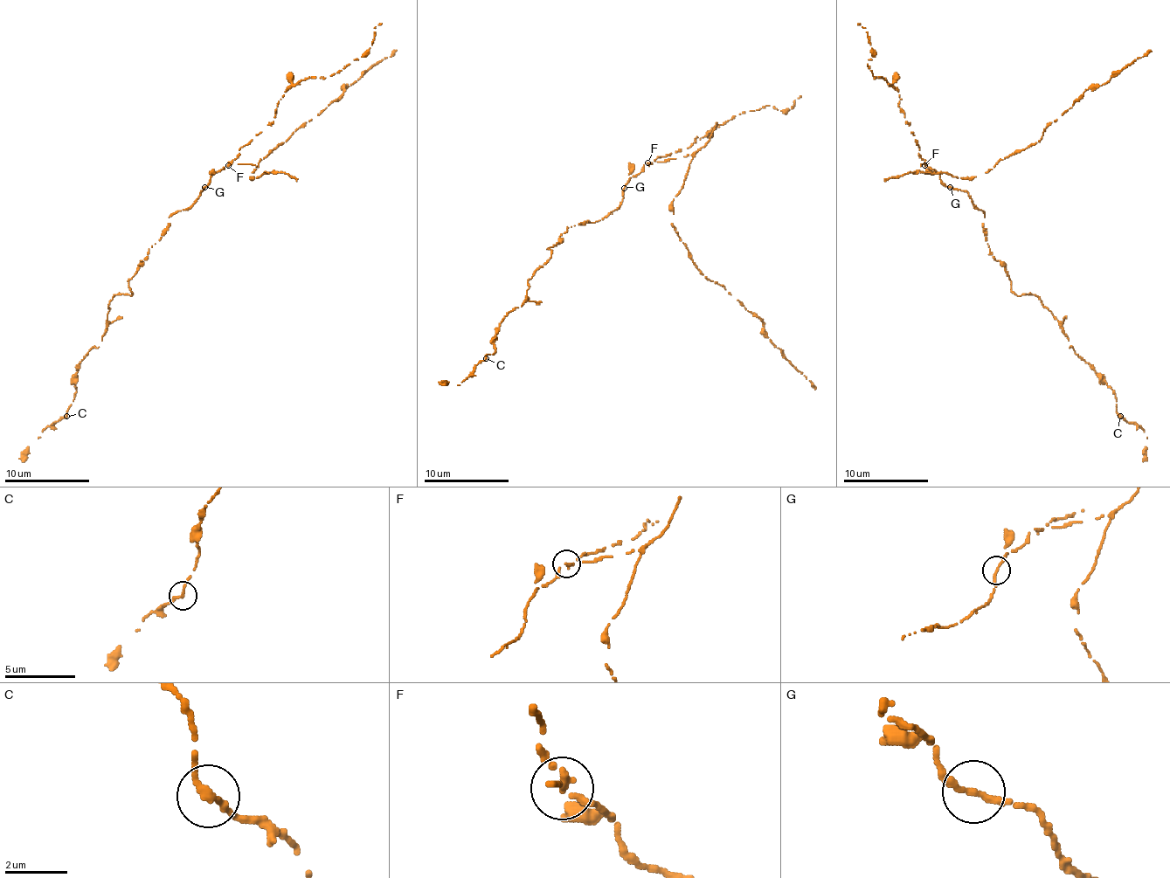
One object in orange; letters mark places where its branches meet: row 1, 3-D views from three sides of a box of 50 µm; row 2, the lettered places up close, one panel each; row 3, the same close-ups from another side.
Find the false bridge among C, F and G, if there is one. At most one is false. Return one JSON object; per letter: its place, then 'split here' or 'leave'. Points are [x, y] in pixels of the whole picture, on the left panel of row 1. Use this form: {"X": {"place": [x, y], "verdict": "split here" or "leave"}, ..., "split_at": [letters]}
{"C": {"place": [66, 416], "verdict": "leave"}, "F": {"place": [228, 165], "verdict": "split here"}, "G": {"place": [204, 187], "verdict": "leave"}, "split_at": ["F"]}

